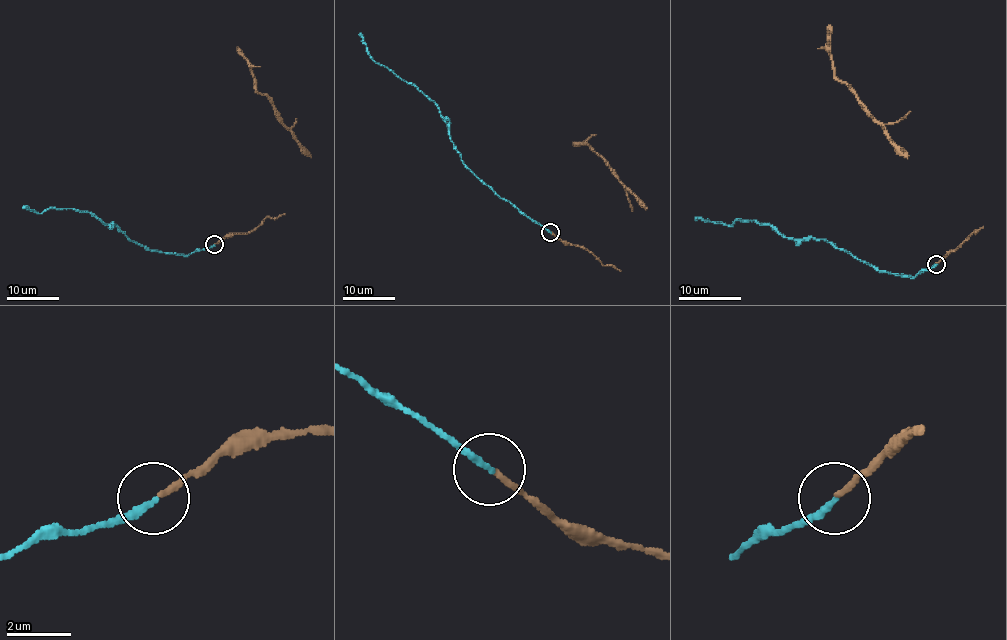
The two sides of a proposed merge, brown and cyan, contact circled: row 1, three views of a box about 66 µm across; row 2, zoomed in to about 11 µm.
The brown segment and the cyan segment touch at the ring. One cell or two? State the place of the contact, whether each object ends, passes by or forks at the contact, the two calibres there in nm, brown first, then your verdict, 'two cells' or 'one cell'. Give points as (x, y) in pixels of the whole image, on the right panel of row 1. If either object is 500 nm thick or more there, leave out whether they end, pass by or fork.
at (936, 264); brown ends there; cyan ends there; 170 nm thick on the brown side, 200 nm on the other; one cell

